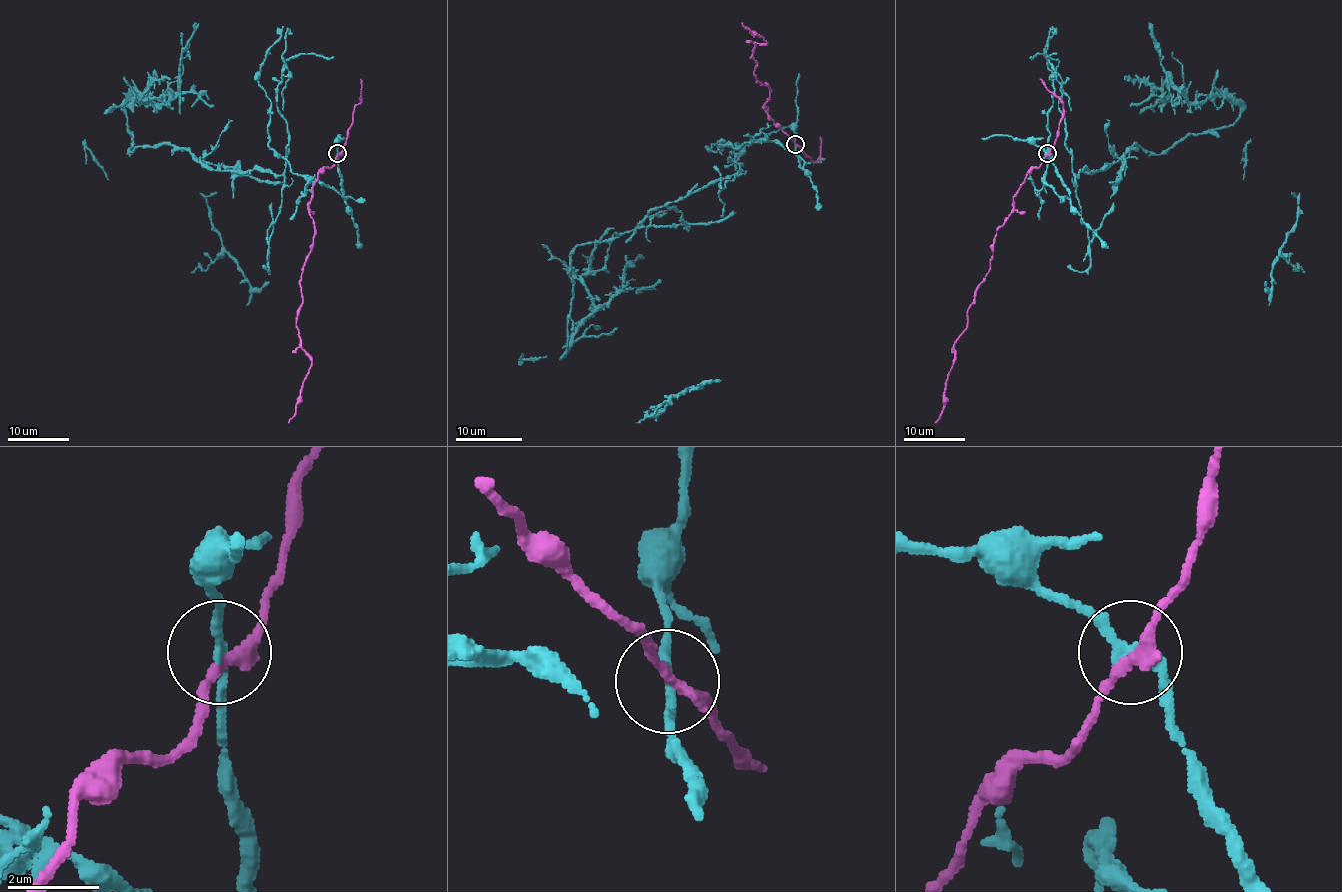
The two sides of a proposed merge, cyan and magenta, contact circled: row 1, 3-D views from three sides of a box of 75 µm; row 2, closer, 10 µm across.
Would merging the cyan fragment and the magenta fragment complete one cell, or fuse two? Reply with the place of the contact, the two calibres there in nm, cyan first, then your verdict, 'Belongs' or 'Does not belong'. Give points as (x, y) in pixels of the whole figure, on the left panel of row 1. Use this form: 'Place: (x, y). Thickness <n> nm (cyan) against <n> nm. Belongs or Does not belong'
Place: (337, 153). Thickness 200 nm (cyan) against 240 nm. Does not belong

